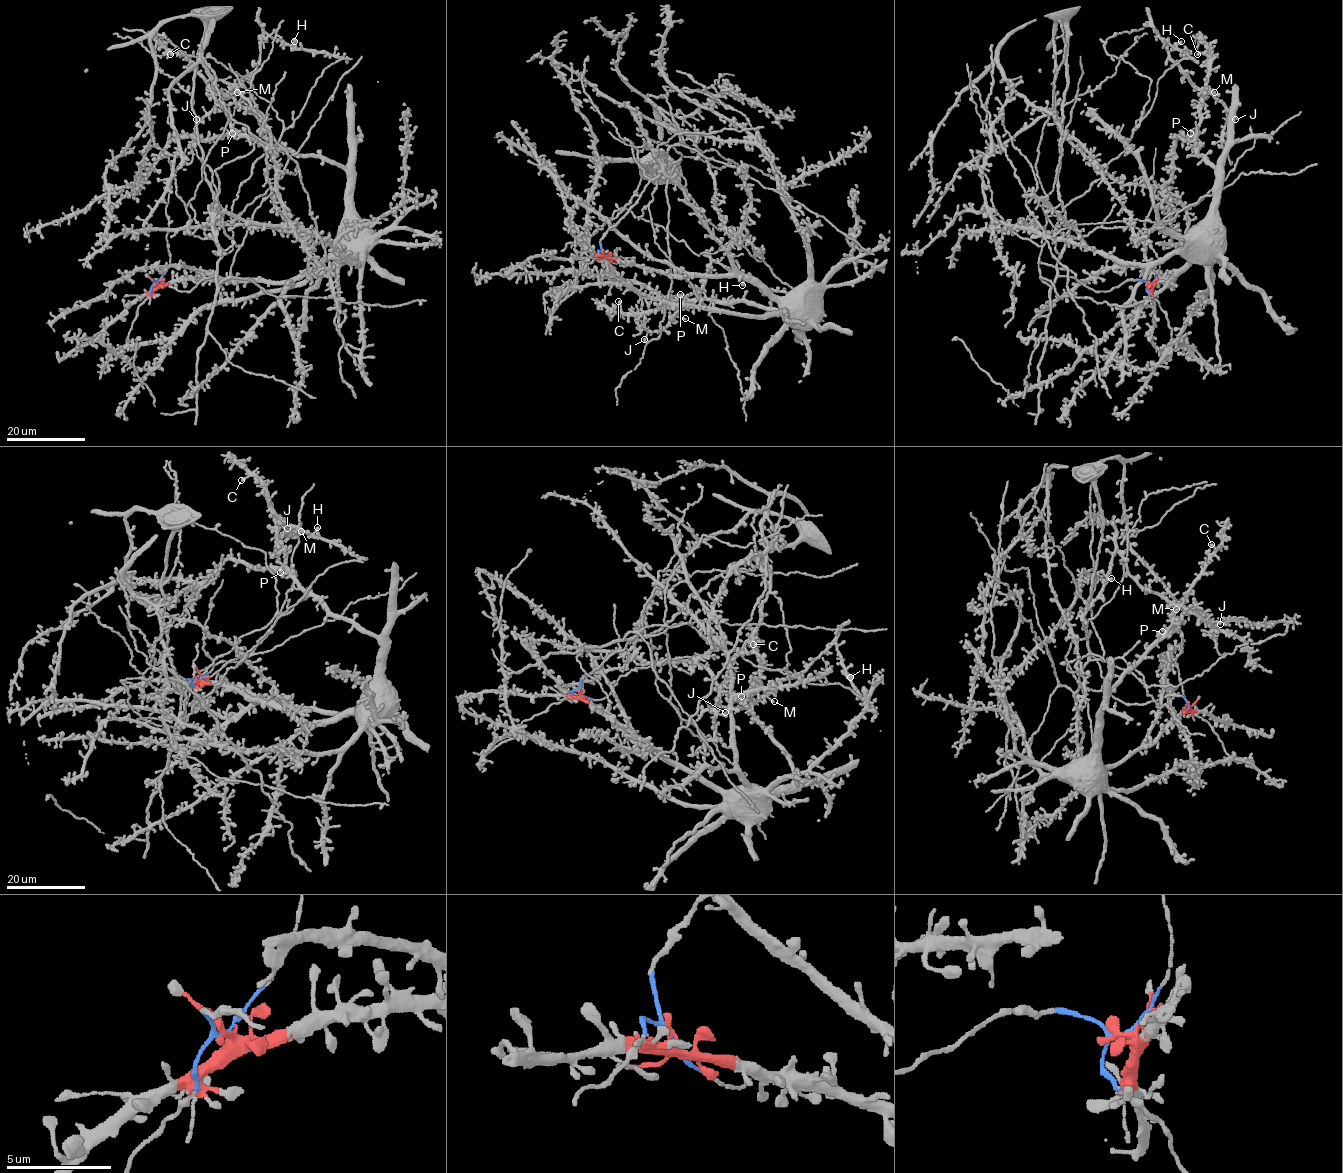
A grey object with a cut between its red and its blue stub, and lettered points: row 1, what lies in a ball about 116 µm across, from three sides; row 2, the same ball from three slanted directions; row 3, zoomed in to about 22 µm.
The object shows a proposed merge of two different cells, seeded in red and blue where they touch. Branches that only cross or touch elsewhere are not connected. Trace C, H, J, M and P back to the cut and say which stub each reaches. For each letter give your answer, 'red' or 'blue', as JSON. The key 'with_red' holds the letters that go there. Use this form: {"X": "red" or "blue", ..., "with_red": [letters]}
{"C": "red", "H": "blue", "J": "blue", "M": "blue", "P": "red", "with_red": ["C", "P"]}

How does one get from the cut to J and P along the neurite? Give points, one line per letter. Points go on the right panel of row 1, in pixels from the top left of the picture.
J: (1150, 284), (1095, 291), (1059, 275), (1053, 235), (1190, 57), (1156, 37), (1235, 119)
P: (1150, 284), (1160, 279), (1171, 281), (1201, 250), (1214, 214), (1217, 172), (1197, 152), (1196, 128), (1190, 133)

